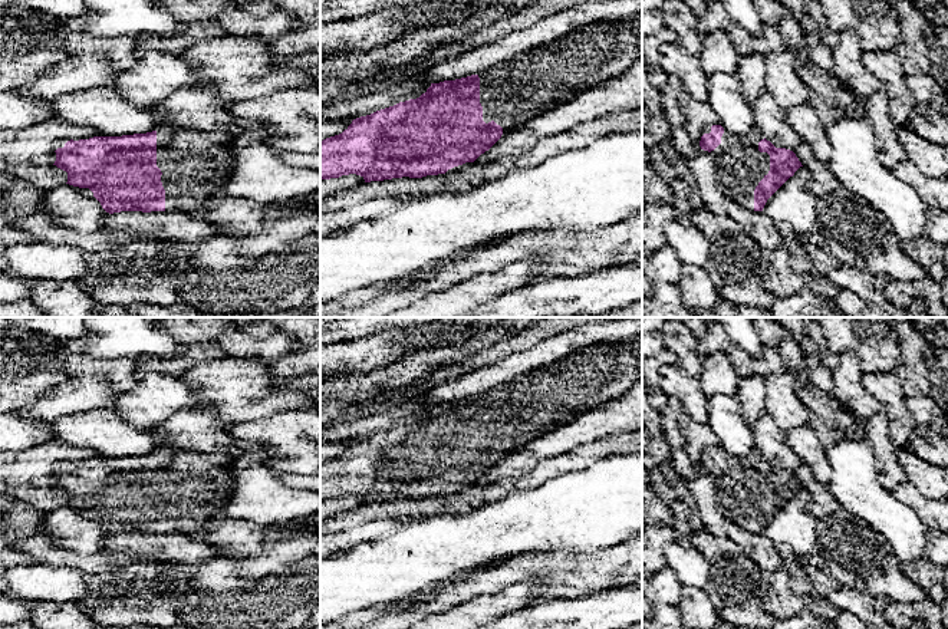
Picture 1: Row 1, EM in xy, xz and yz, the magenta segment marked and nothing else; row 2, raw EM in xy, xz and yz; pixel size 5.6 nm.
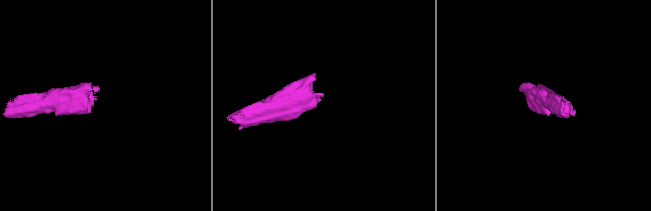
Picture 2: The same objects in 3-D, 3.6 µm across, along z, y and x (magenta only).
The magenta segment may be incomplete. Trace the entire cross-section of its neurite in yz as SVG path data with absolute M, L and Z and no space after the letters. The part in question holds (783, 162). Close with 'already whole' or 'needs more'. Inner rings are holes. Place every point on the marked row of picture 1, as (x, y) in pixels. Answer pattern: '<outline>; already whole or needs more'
M712 125L700 146L712 154L724 195L754 211L763 211L767 200L803 167L793 151L776 148L757 128L734 135Z; needs more

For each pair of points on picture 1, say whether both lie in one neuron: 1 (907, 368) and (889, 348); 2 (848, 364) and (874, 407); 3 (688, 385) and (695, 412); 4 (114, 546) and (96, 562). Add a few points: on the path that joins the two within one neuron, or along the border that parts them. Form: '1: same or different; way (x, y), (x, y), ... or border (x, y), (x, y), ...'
1: different; border (897, 332), (901, 361), (894, 371)
2: same; way (848, 375), (848, 384), (862, 398)
3: same; way (688, 392), (694, 405)
4: different; border (102, 550), (108, 556)

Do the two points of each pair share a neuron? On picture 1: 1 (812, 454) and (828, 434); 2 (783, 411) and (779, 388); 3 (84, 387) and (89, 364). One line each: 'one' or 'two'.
1: two
2: one
3: two

